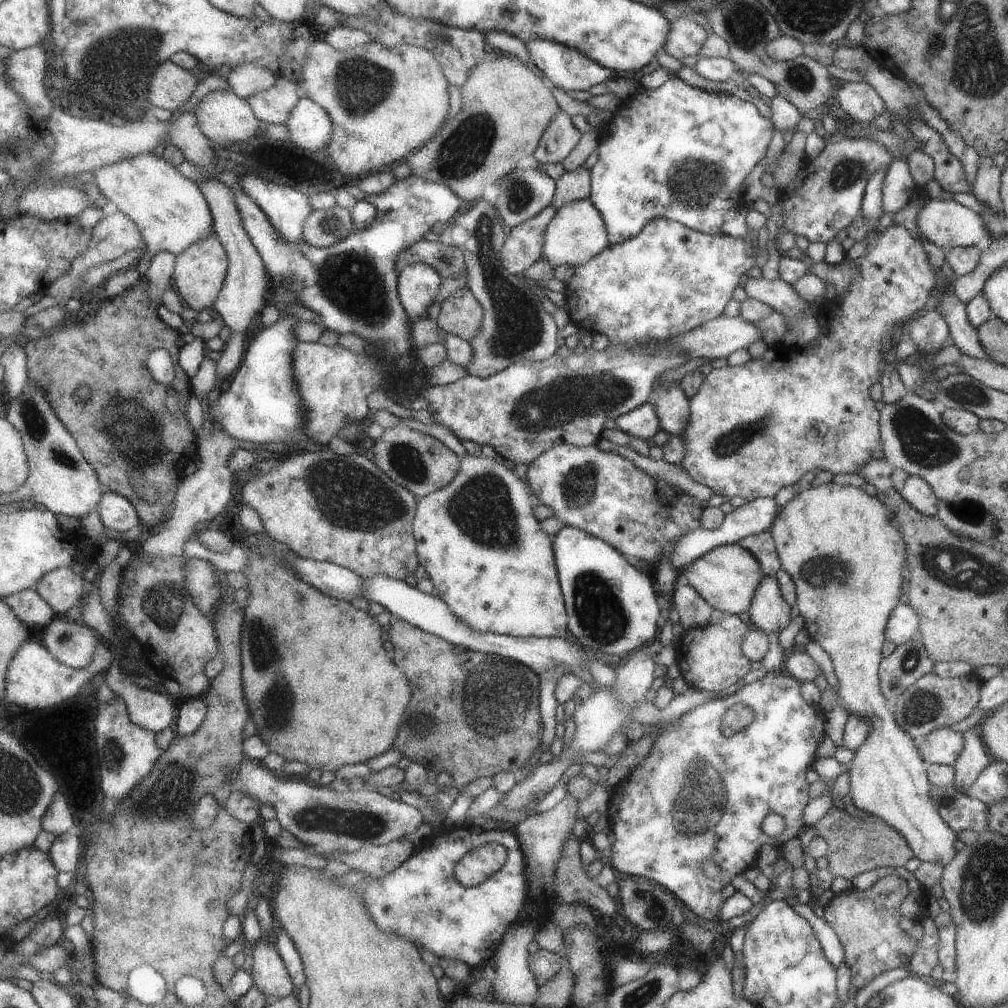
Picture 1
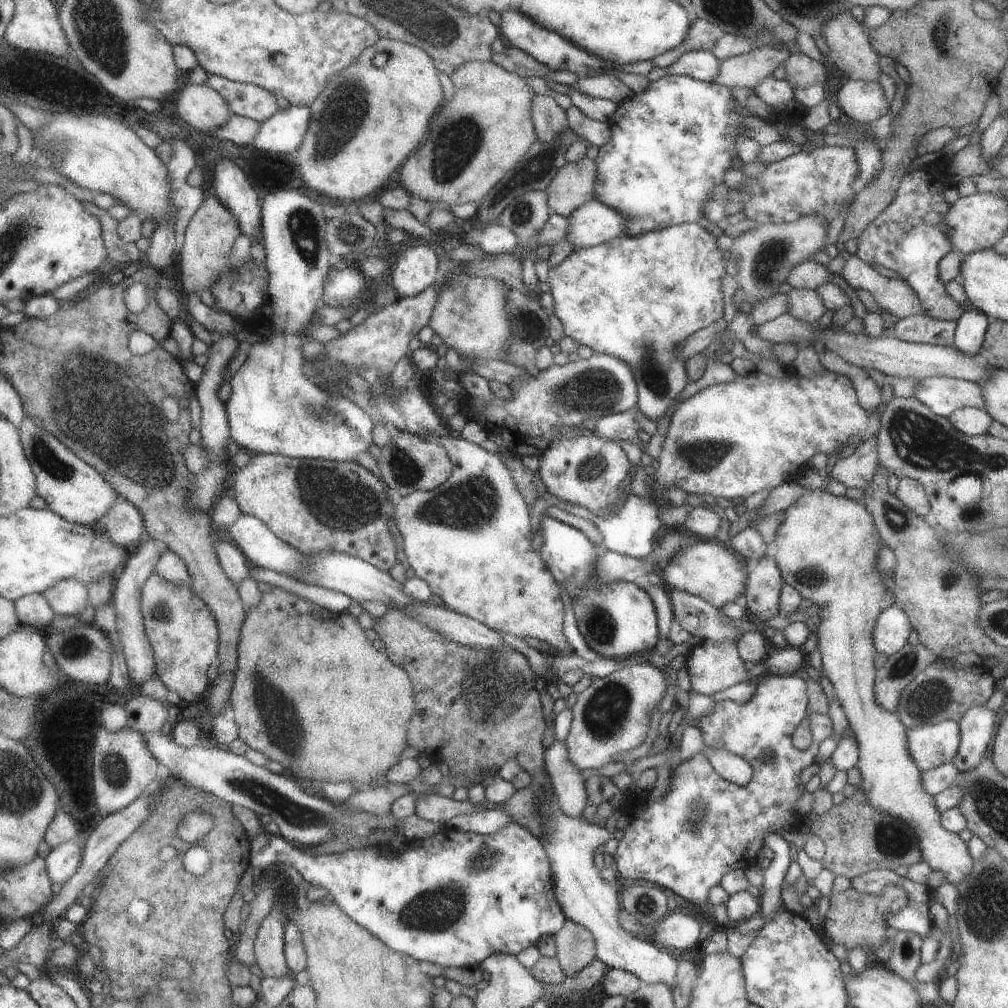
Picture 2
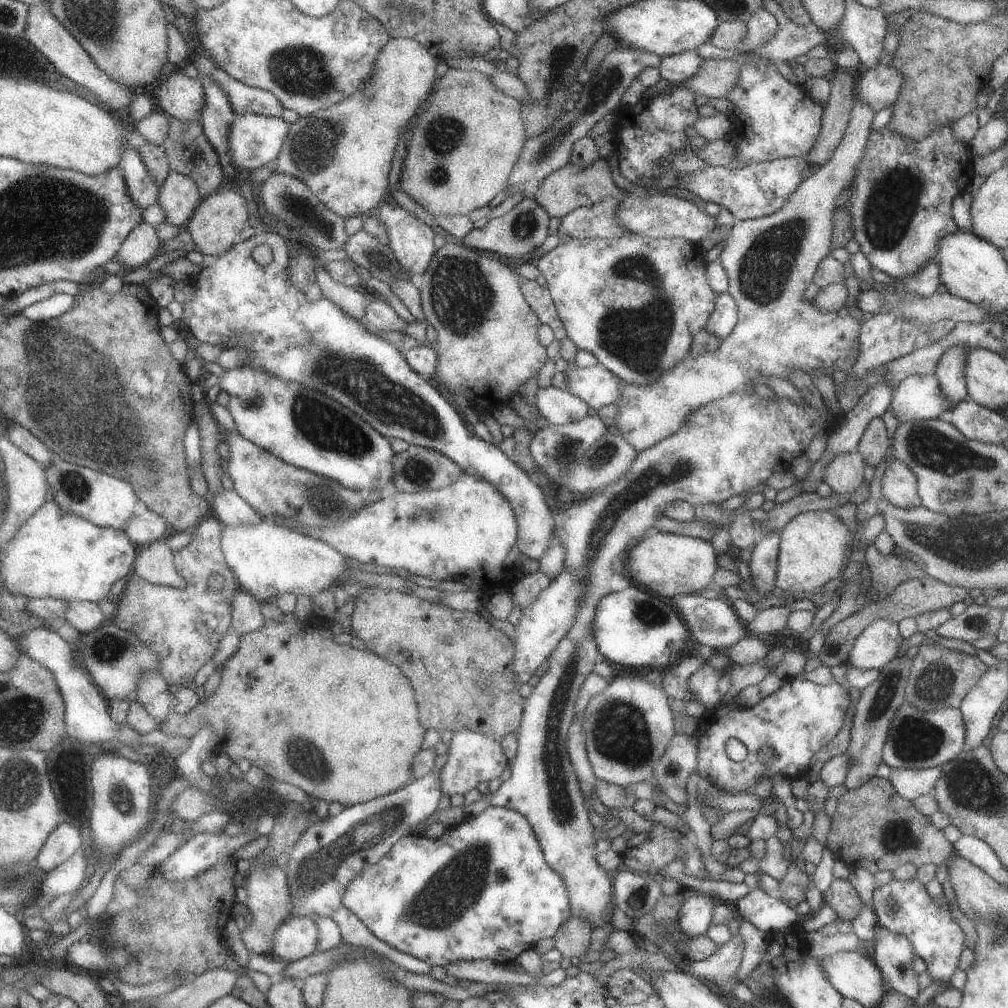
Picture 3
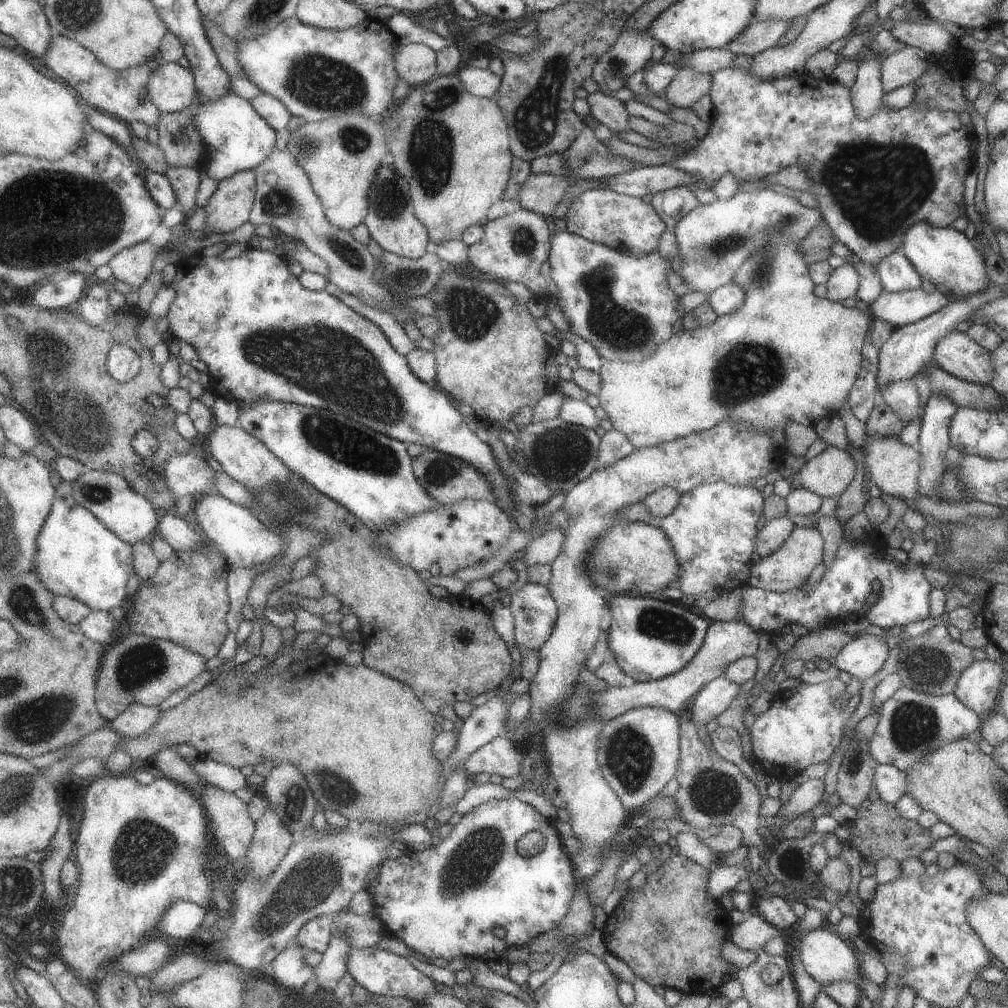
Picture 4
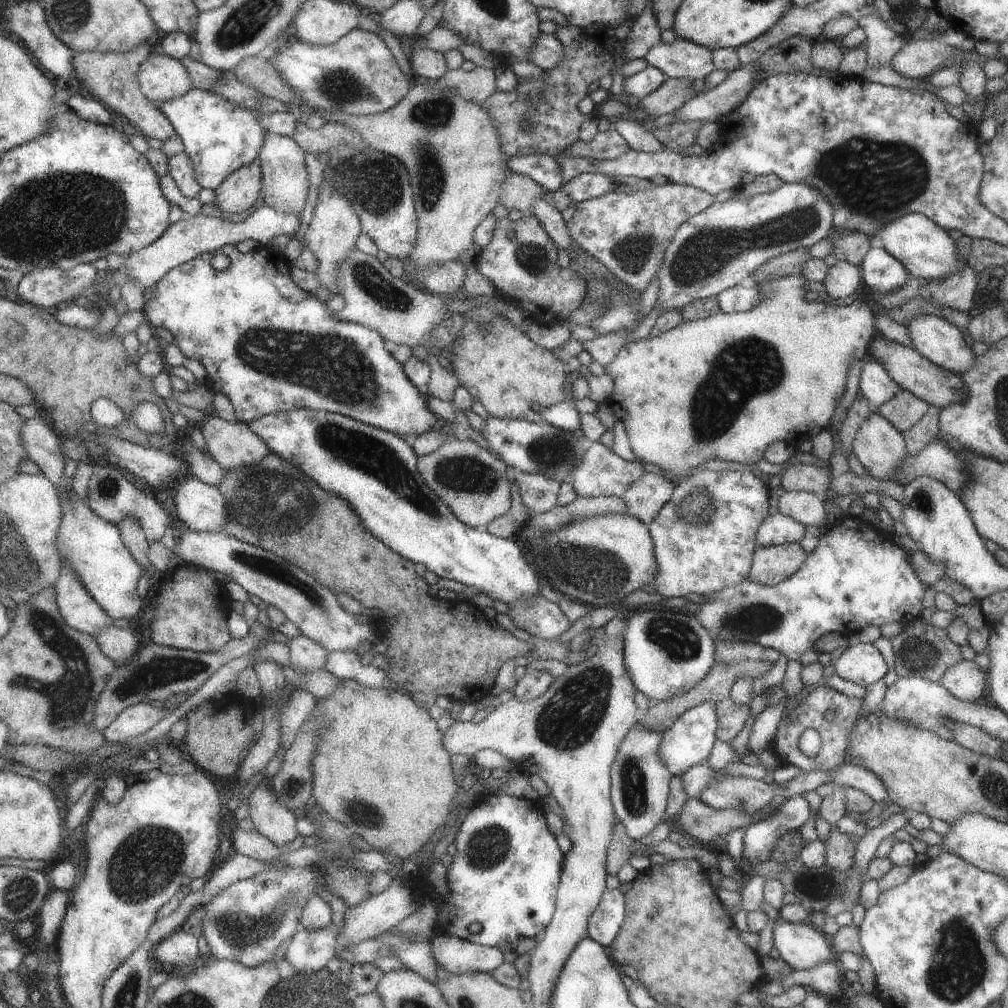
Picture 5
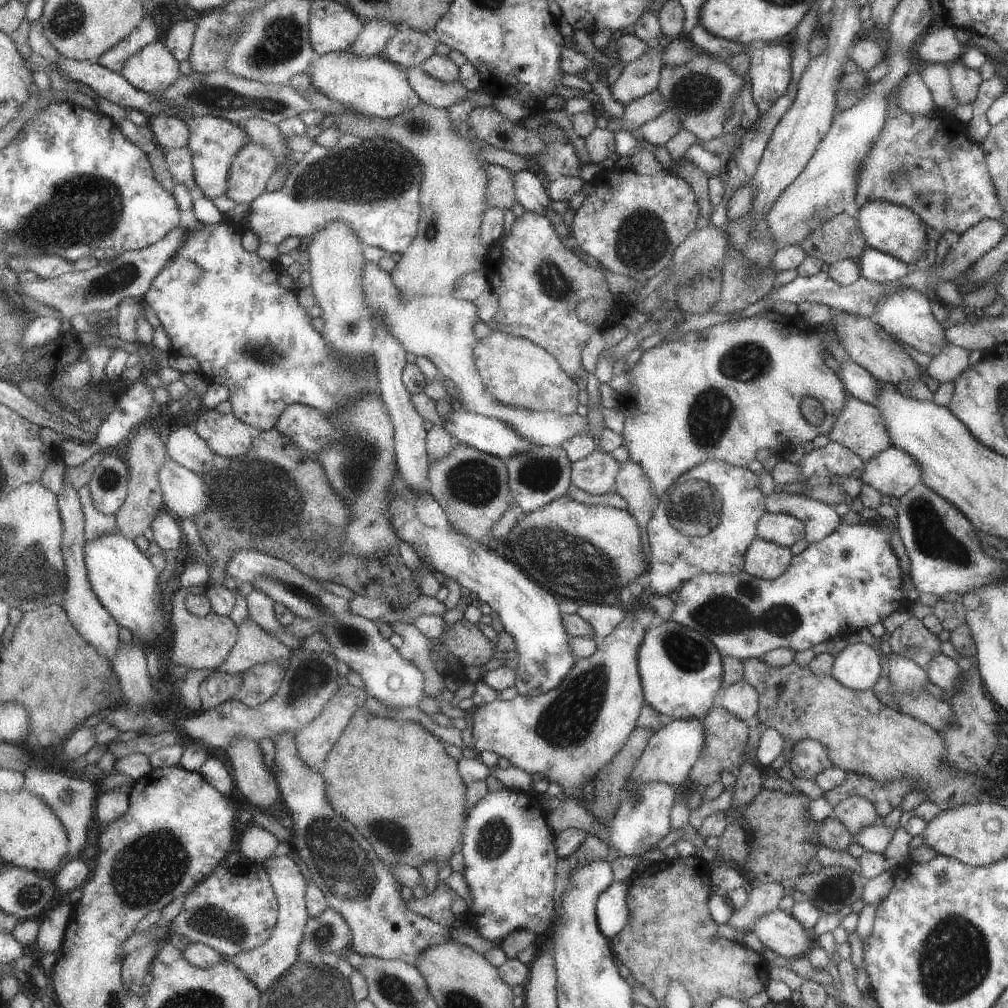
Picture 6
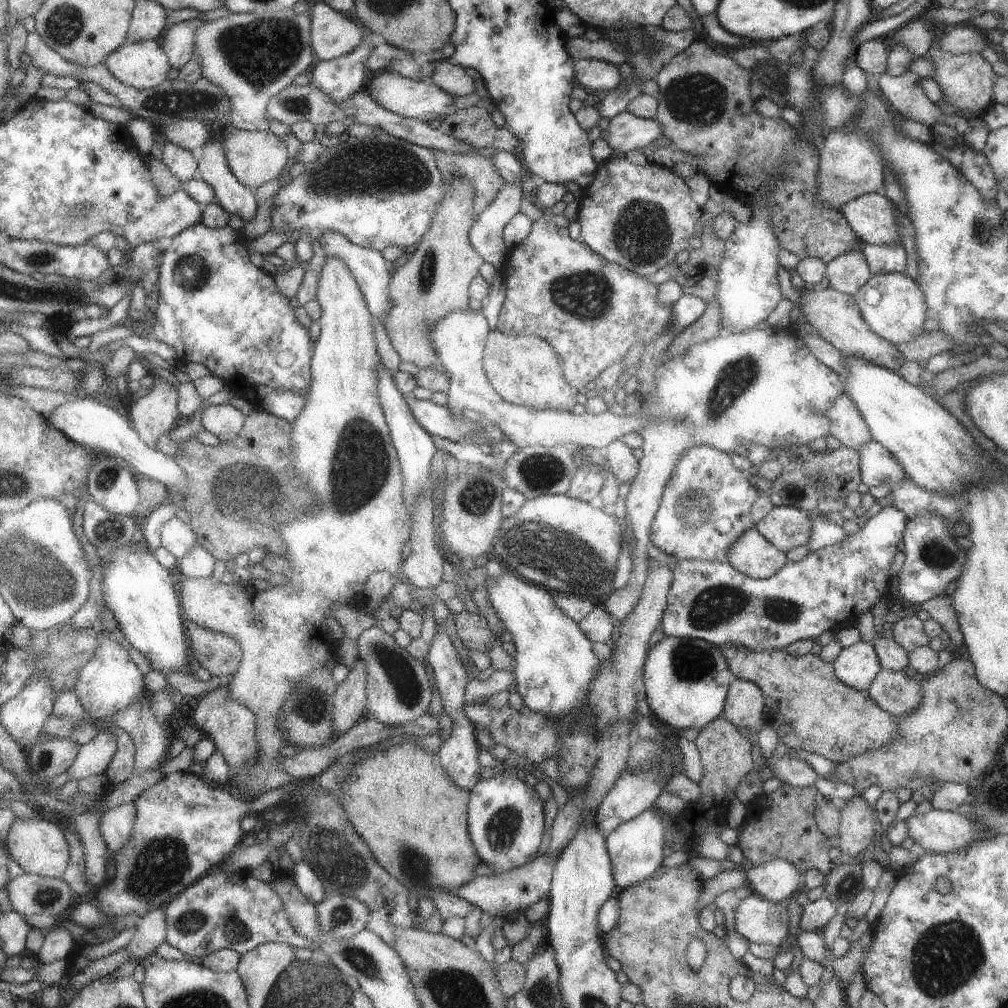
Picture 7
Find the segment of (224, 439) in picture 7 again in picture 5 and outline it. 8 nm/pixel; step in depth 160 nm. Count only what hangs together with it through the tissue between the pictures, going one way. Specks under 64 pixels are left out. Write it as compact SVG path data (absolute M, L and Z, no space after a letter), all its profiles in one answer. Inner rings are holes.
M216 414L206 416L200 430L207 451L224 469L243 469L257 465L268 454L270 446L247 423L228 421Z

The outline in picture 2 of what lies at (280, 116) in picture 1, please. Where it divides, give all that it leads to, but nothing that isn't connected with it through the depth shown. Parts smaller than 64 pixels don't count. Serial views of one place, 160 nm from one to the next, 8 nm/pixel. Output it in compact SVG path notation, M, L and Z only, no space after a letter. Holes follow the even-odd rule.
M211 72L206 73L205 84L217 90L229 102L233 114L261 123L280 111L276 96L269 90L255 84L229 80Z

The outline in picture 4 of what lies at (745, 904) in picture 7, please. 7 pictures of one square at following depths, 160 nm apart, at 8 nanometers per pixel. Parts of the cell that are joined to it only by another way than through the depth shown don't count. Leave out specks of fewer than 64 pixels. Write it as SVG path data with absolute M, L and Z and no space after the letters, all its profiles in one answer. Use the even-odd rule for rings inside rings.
M825 925L807 932L799 942L799 960L803 964L807 974L820 985L830 985L843 981L857 985L861 983L861 973L858 965L859 954L849 945L849 942L837 936L833 929Z

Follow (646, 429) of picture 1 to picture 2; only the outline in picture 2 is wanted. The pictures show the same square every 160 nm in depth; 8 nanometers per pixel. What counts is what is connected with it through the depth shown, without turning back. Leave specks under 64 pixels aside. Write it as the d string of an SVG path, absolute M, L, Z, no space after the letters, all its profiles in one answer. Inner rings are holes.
M637 409L625 413L611 414L597 420L593 430L595 436L608 441L627 441L636 438L641 432L641 422L637 420Z

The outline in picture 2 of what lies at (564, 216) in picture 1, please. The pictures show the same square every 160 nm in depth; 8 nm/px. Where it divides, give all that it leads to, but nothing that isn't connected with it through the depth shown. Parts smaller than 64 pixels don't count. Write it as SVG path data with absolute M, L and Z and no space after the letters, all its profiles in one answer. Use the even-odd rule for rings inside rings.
M601 200L583 204L568 218L571 226L566 240L573 245L572 250L598 246L627 232L627 216Z

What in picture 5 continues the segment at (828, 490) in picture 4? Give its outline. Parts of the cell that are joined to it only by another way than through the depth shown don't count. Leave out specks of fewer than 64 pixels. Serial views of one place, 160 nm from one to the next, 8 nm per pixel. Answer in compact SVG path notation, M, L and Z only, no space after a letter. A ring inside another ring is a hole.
M797 463L782 472L780 486L786 491L805 491L823 498L832 479L830 469L819 465Z

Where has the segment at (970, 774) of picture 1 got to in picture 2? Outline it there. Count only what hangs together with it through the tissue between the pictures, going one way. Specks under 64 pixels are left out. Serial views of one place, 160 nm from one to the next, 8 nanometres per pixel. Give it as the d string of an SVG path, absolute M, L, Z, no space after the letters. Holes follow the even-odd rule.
M971 704L957 722L959 728L958 748L950 761L958 772L967 772L987 756L990 741L994 734L999 711L987 708L983 704Z

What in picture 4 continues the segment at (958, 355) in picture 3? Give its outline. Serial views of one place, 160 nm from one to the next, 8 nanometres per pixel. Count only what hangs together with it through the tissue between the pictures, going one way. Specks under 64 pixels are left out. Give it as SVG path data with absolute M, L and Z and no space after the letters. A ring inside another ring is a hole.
M931 393L921 415L918 435L918 491L934 498L932 488L940 481L942 460L948 444L948 428L951 417L958 409L951 399L941 393Z

